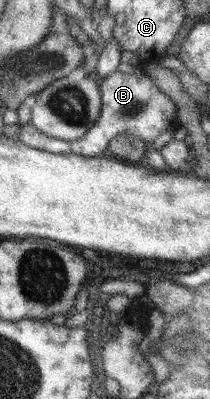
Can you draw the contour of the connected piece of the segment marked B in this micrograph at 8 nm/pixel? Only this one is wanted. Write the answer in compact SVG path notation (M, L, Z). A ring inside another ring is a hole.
M116 70L100 81L99 88L102 107L100 107L96 121L81 138L72 141L56 139L43 134L27 123L21 125L18 140L24 145L53 154L73 153L82 157L95 157L102 156L102 153L107 149L108 142L116 135L135 137L150 148L157 135L165 131L173 132L179 126L179 121L176 119L176 105L164 93L160 93L160 89L146 73L145 76L140 77L137 71L127 74Z

